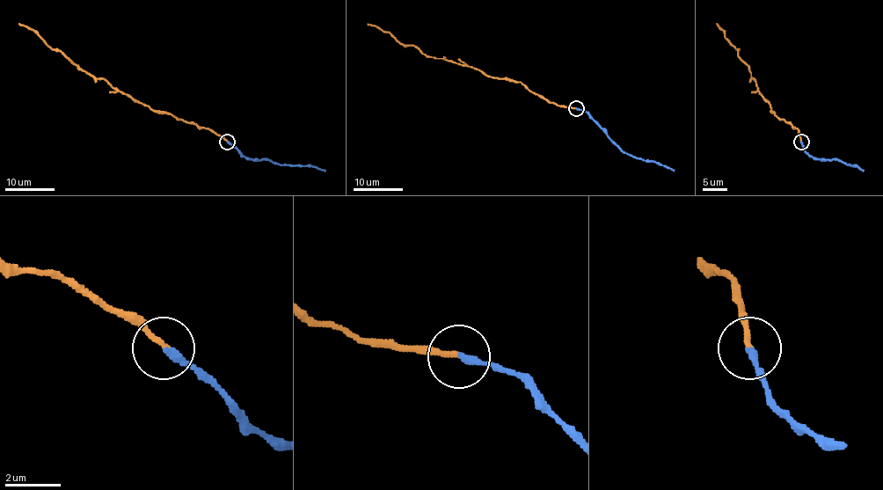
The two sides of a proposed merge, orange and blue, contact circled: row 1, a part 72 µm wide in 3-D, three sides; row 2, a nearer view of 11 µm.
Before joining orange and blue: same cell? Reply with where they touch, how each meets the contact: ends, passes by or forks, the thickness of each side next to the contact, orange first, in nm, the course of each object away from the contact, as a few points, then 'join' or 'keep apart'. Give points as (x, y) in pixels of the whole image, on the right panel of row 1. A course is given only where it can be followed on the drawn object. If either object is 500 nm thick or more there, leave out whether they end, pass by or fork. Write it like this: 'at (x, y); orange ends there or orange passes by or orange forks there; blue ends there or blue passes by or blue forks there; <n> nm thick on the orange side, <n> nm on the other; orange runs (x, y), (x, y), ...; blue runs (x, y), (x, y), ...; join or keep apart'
at (801, 142); orange ends there; blue ends there; 180 nm thick on the orange side, 280 nm on the other; orange runs (800, 141), (799, 131), (771, 110), (769, 104), (759, 91), (750, 70), (738, 55), (738, 49), (717, 24); blue runs (800, 141), (803, 149), (813, 157), (840, 159), (864, 171); keep apart

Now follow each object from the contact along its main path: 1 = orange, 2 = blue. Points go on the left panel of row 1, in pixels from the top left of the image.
1: (227, 141), (205, 127), (152, 110), (113, 89), (104, 79), (82, 70), (32, 30), (18, 24)
2: (227, 141), (244, 157), (271, 159), (291, 165), (312, 165), (324, 171)

